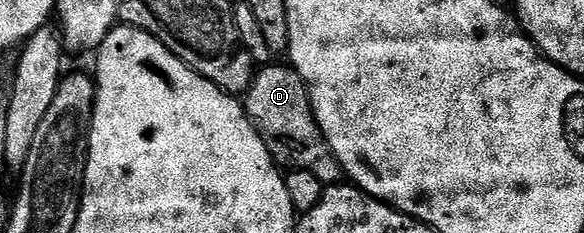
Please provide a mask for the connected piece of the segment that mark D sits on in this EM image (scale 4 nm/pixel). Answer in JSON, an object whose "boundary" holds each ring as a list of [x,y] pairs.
{"boundary":[[[279,62],[261,67],[253,75],[248,91],[243,93],[242,103],[254,130],[258,130],[266,150],[281,169],[310,170],[310,174],[314,174],[314,178],[318,178],[325,186],[341,183],[338,158],[334,158],[326,138],[320,133],[312,113],[308,89],[292,67]]]}

